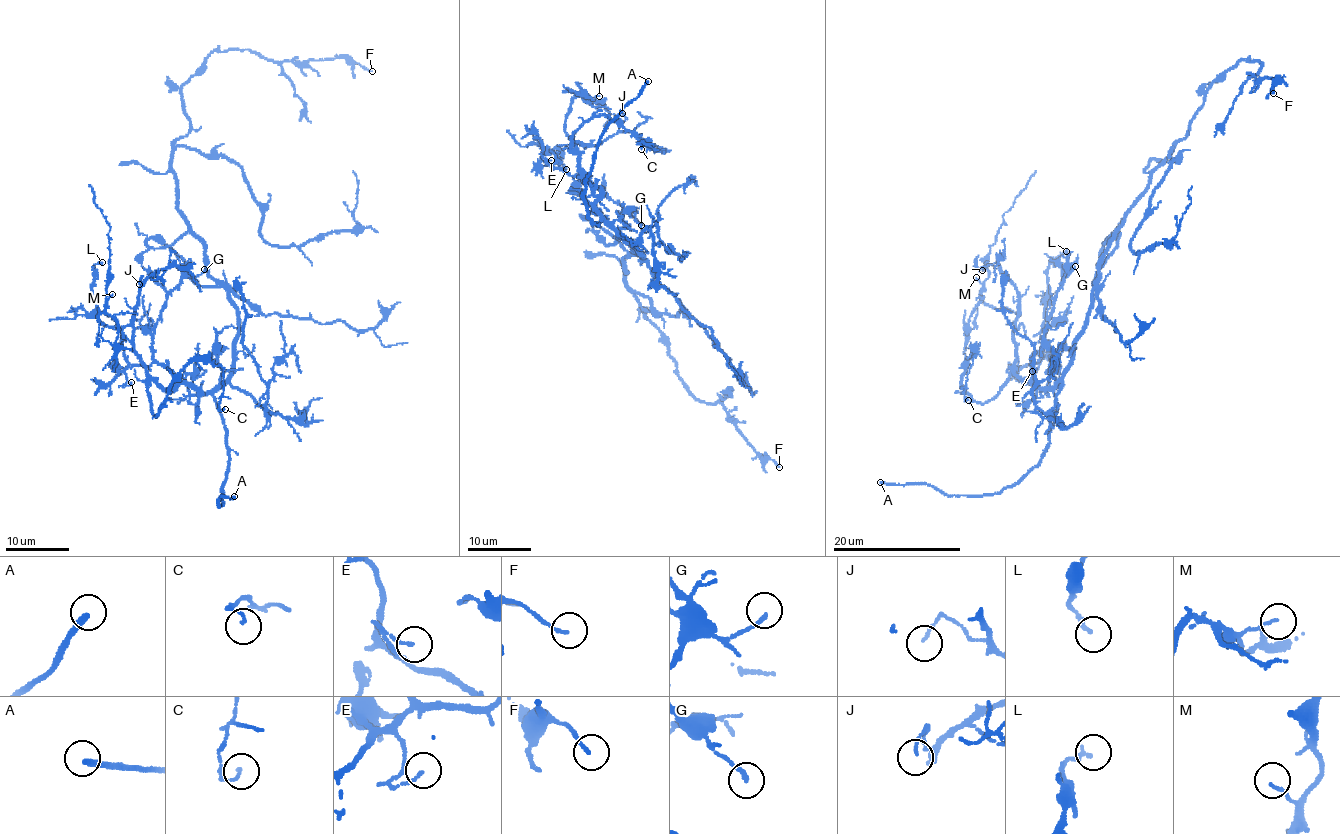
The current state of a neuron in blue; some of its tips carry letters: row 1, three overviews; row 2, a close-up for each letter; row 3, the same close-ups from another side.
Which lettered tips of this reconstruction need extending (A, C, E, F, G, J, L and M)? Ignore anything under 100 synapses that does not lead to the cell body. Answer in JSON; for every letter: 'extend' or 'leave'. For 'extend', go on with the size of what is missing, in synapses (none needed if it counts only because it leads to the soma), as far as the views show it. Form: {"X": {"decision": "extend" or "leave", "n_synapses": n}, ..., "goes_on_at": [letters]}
{"A": {"decision": "extend"}, "C": {"decision": "leave"}, "E": {"decision": "leave"}, "F": {"decision": "leave"}, "G": {"decision": "leave"}, "J": {"decision": "leave"}, "L": {"decision": "leave"}, "M": {"decision": "leave"}, "goes_on_at": ["A"]}

